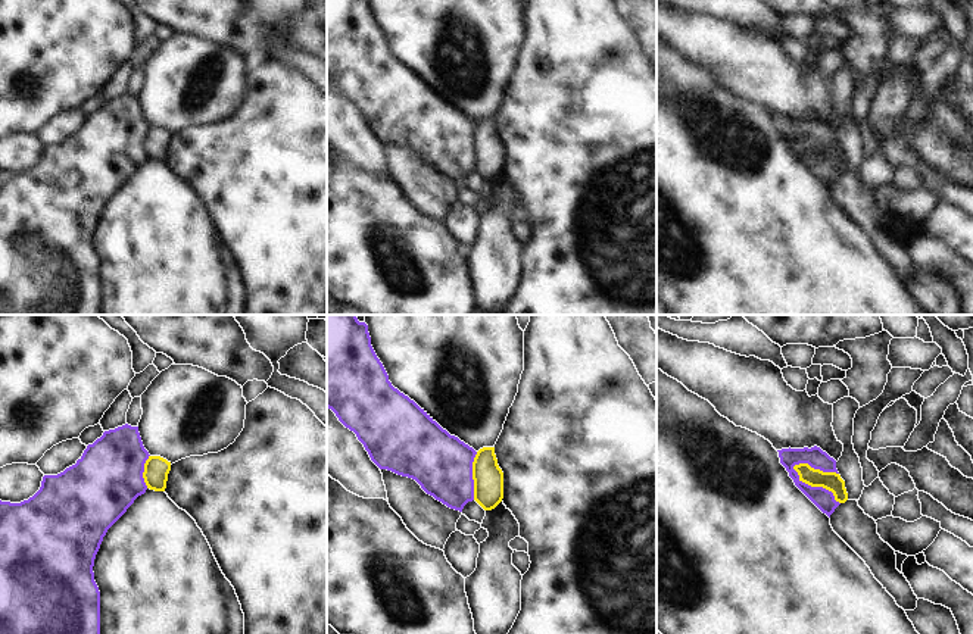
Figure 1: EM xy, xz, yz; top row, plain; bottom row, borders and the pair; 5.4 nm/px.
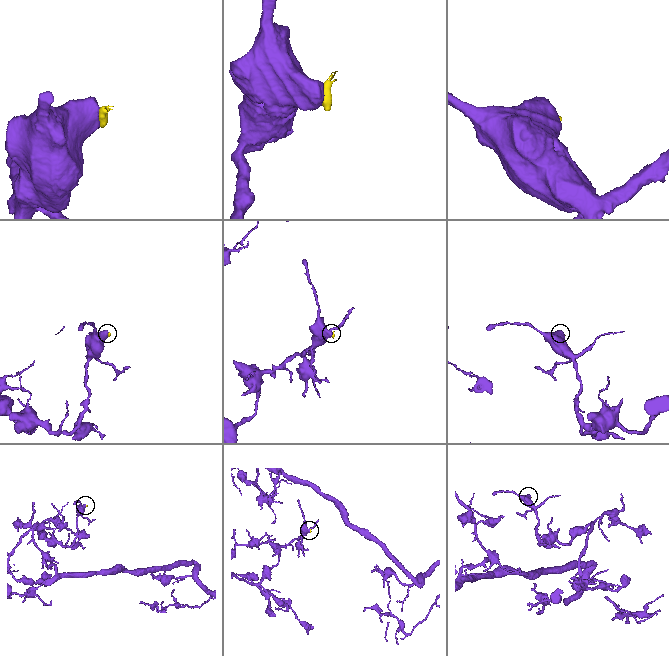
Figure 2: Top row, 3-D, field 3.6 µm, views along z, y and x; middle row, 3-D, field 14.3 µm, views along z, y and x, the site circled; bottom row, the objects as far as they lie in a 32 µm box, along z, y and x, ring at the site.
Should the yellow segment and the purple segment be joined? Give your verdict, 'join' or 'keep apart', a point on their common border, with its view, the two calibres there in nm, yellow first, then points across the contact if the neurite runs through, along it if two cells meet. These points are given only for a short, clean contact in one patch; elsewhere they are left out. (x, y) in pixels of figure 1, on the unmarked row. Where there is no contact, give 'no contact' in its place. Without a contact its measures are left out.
keep apart | yz (816, 156) | 110/110 nm | along yz (792, 137), (802, 152), (828, 159), (839, 174)

